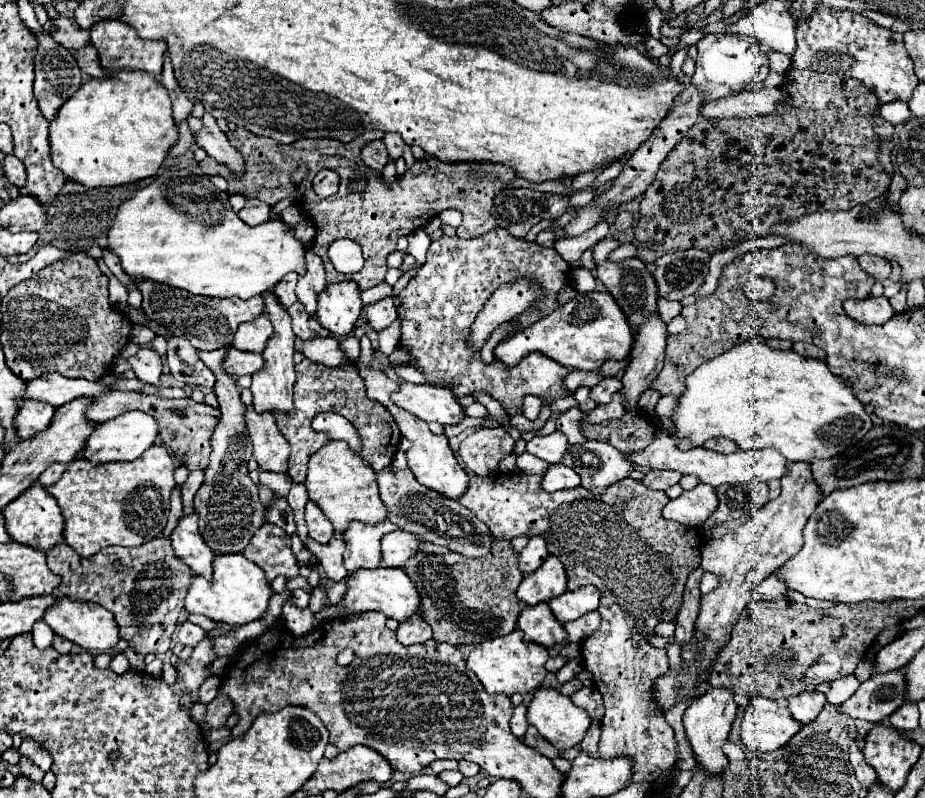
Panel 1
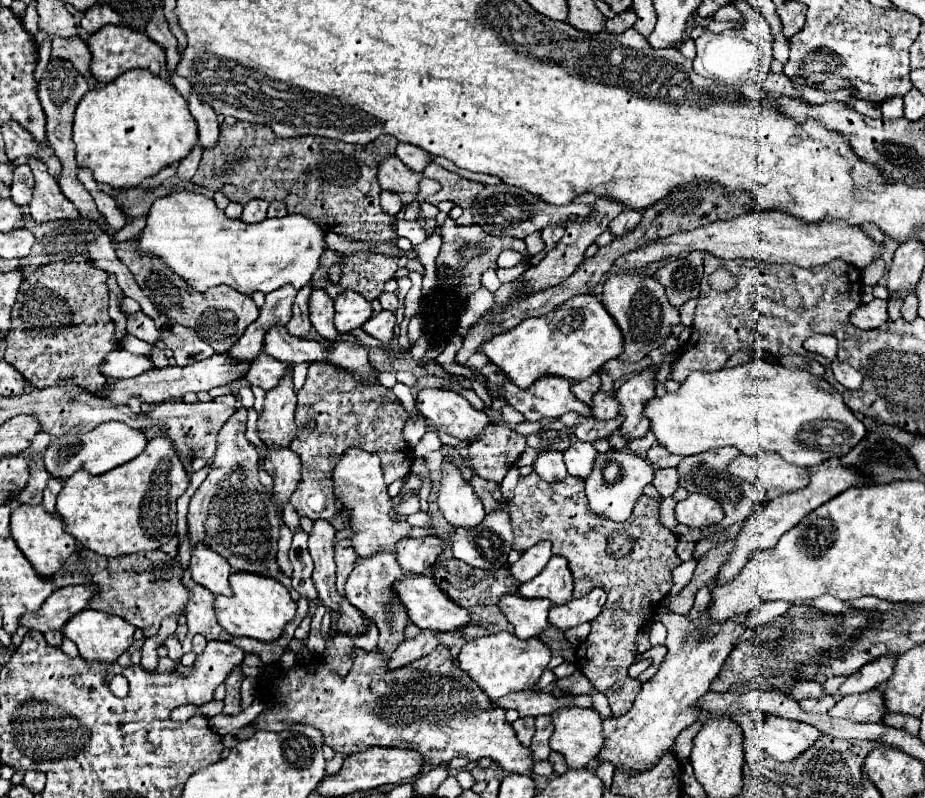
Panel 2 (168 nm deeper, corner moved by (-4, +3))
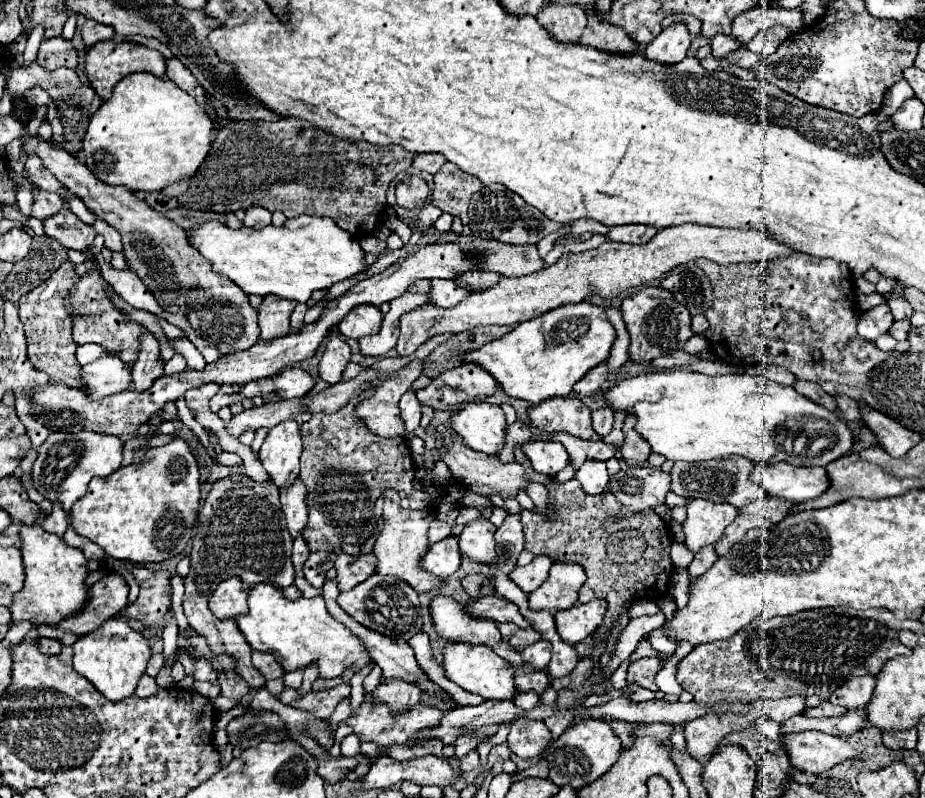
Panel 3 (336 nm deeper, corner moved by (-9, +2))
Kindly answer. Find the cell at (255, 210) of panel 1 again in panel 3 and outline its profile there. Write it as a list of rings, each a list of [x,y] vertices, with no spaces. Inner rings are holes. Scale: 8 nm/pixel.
[[[250,207],[246,211],[246,217],[244,217],[244,225],[246,227],[252,227],[252,229],[262,229],[266,227],[268,223],[272,221],[272,213],[268,209],[262,209],[262,207]]]

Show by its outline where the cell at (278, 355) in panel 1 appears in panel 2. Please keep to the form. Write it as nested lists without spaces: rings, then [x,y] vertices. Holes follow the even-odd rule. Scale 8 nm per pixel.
[[[289,364],[279,384],[267,390],[265,404],[257,420],[259,436],[267,446],[289,446],[289,442],[297,432],[293,420],[295,406],[297,406],[297,396],[293,388],[293,366]]]

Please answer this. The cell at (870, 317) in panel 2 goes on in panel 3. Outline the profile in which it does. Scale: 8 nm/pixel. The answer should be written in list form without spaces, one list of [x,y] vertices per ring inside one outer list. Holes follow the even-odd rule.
[[[886,303],[870,309],[870,311],[864,311],[860,313],[860,321],[858,321],[858,333],[860,337],[868,339],[868,341],[874,341],[876,337],[880,337],[882,333],[886,333],[894,323],[894,317],[888,309]]]

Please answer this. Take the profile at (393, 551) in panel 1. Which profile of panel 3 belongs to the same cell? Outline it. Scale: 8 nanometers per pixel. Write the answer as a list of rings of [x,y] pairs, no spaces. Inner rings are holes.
[[[446,537],[434,545],[430,545],[430,551],[424,555],[420,565],[438,577],[448,577],[460,569],[460,549],[458,549],[458,537]]]

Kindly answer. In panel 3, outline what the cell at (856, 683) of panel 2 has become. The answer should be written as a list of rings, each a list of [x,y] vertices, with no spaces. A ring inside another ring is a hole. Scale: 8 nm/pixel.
[[[854,677],[846,681],[840,689],[836,689],[836,693],[830,695],[830,701],[846,709],[866,707],[866,703],[874,693],[874,685],[876,685],[876,677]]]

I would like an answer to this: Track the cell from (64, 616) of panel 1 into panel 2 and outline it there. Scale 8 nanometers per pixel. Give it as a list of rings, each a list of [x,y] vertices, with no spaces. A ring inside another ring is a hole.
[[[83,610],[75,614],[73,620],[67,620],[67,624],[61,628],[63,636],[77,644],[79,654],[85,660],[101,660],[101,662],[115,662],[117,656],[121,656],[131,644],[133,644],[133,632],[135,628],[127,624],[119,616],[111,616],[99,610]]]

